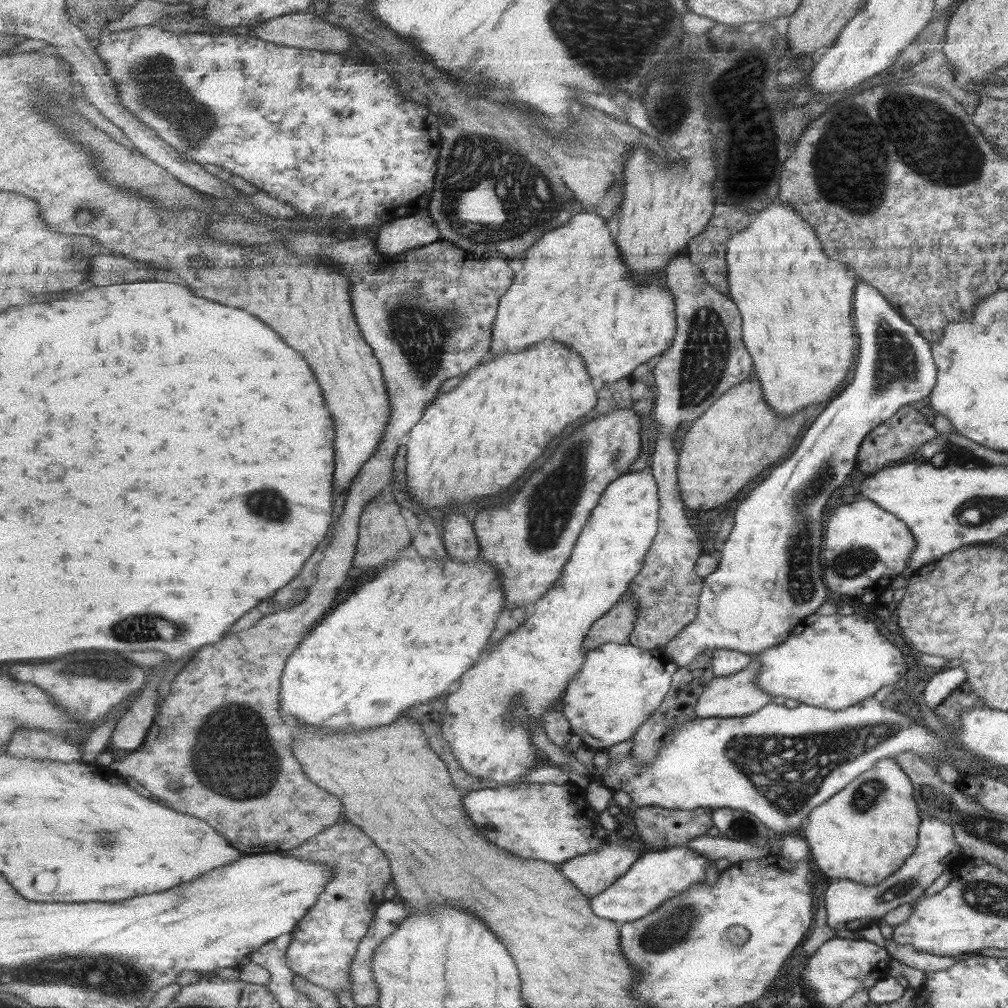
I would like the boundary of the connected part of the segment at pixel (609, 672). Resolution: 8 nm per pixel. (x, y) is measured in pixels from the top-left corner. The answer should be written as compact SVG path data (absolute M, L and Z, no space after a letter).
M609 642L590 650L586 657L583 672L571 679L570 685L561 698L560 709L570 720L574 734L583 739L584 746L592 750L608 749L629 740L631 736L634 737L651 718L651 714L655 713L657 708L661 708L667 693L670 692L674 674L678 671L679 665L666 656L662 648L644 650L630 643Z

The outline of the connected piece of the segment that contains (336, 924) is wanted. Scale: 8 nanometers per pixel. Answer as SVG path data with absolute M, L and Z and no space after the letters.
M349 820L326 828L289 854L303 860L325 862L334 870L335 876L292 932L293 942L288 948L287 962L297 975L332 990L336 995L343 990L353 993L351 965L362 938L367 936L374 922L378 906L385 902L385 890L393 878L390 860L362 827Z

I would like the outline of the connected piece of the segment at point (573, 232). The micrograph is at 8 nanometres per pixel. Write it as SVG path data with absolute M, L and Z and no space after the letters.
M597 212L575 214L563 228L545 234L537 246L526 252L523 269L515 275L510 290L500 298L487 359L496 354L525 352L542 340L556 340L583 357L592 377L615 382L629 377L639 364L665 353L677 336L675 297L669 286L665 286L664 279L647 284L633 282L631 270L621 258L620 248L611 238L607 220Z

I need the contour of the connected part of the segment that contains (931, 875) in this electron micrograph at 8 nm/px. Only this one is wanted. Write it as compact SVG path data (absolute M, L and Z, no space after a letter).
M921 816L916 834L916 847L903 861L903 864L881 883L865 887L847 878L832 882L823 891L826 925L835 930L843 929L857 932L873 922L881 920L889 910L901 904L912 904L944 870L953 868L954 860L962 854L960 846L954 841L953 829L937 818Z

